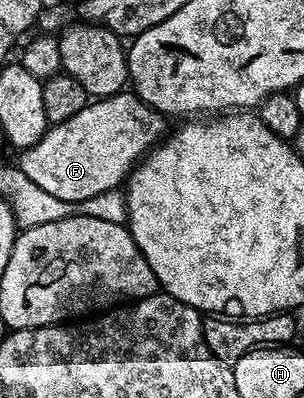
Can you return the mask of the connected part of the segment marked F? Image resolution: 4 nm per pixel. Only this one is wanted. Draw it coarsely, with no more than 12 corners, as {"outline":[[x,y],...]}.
{"outline":[[134,91],[89,102],[19,154],[70,203],[119,188],[167,134]]}

